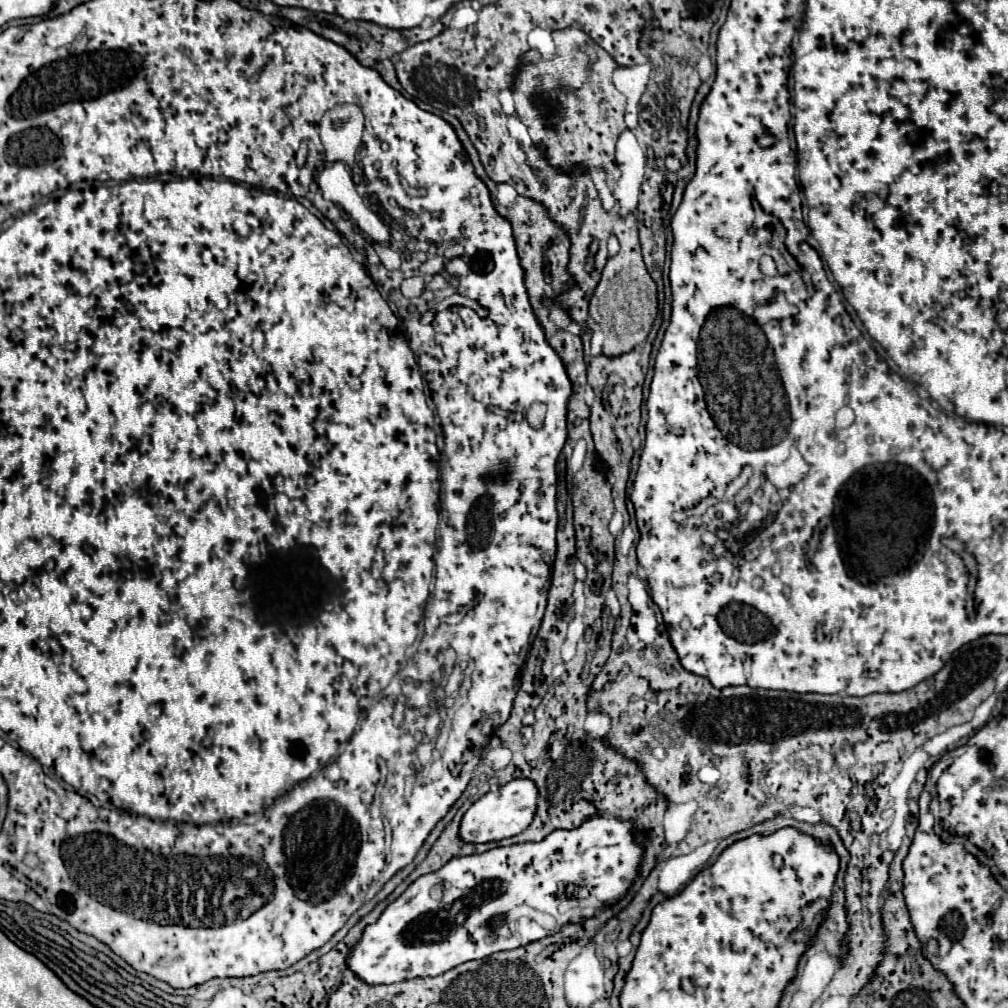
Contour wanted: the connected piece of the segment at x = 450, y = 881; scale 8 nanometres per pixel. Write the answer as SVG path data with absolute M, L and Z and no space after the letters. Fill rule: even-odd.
M595 813L595 815L587 817L587 821L583 821L583 825L579 825L575 829L555 829L543 841L537 841L537 843L515 843L515 845L507 845L507 847L495 847L495 849L489 849L485 853L475 853L475 855L467 855L467 857L455 857L443 869L439 869L435 873L429 873L429 875L423 875L415 883L411 883L405 889L405 893L399 899L395 899L383 911L383 915L377 919L377 923L367 925L365 931L363 931L363 939L357 943L357 947L353 947L347 965L365 983L369 983L369 985L385 983L387 985L387 983L397 983L401 979L435 977L435 975L441 975L441 973L445 973L445 971L449 971L449 969L453 969L453 967L457 967L457 965L461 965L465 961L483 959L483 957L489 957L489 955L493 955L497 951L507 951L507 949L517 949L517 947L529 945L529 943L539 941L539 939L543 939L547 935L555 935L561 927L565 927L569 923L583 923L585 919L593 917L595 911L601 911L601 909L607 909L607 907L615 905L627 893L627 889L633 885L633 881L639 877L639 865L643 861L643 855L645 855L645 847L635 841L635 823L633 821L625 821L625 819L619 819L619 817ZM435 887L441 887L441 893L443 893L441 899L435 899L431 895L431 891ZM541 913L555 917L555 927L553 929L545 929L539 923L539 919L533 919L535 915L541 915Z

